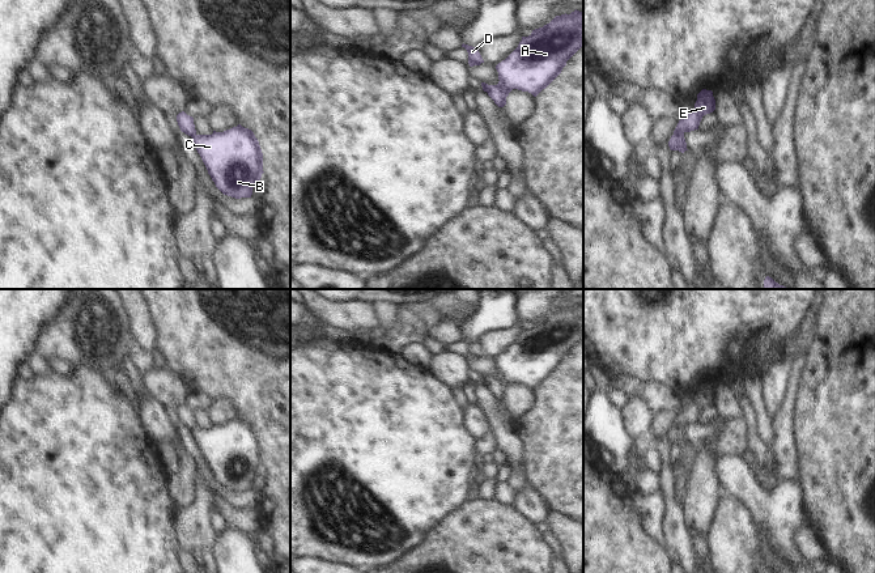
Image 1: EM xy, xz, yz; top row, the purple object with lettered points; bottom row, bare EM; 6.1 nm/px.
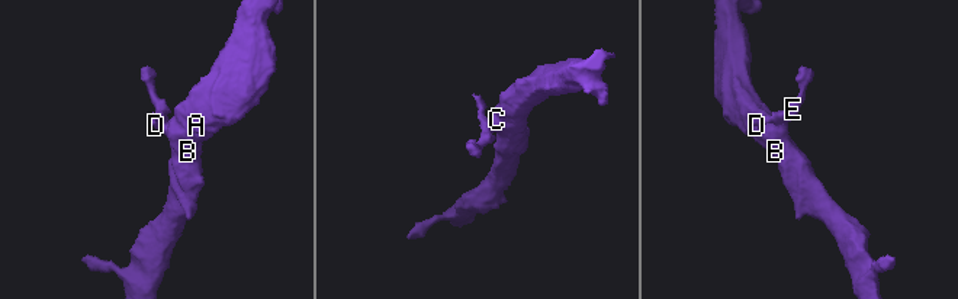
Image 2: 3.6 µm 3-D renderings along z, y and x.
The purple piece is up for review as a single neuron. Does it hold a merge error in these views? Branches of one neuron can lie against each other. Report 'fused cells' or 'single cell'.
fused cells

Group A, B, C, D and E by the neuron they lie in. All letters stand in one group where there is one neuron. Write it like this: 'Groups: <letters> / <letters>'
Groups: A B C / D E.

